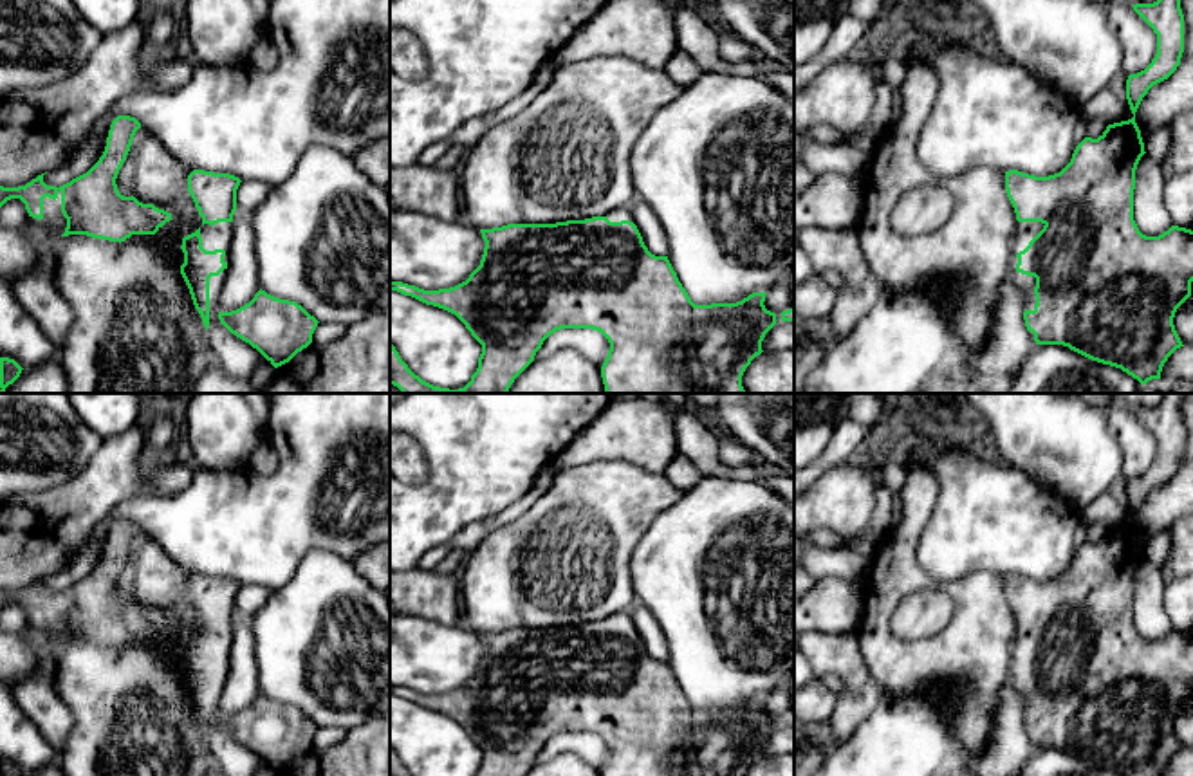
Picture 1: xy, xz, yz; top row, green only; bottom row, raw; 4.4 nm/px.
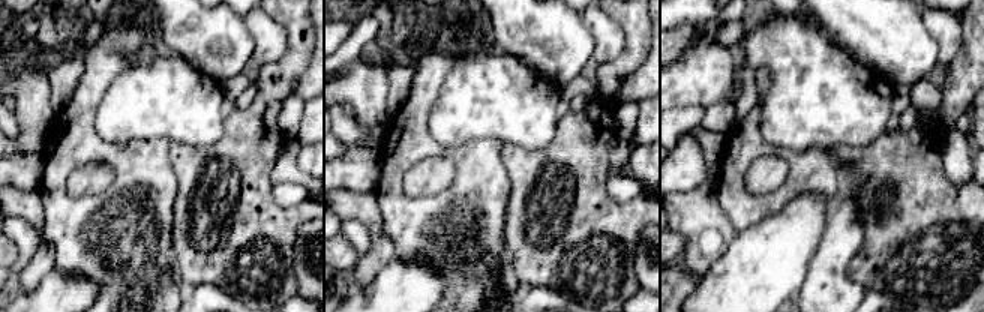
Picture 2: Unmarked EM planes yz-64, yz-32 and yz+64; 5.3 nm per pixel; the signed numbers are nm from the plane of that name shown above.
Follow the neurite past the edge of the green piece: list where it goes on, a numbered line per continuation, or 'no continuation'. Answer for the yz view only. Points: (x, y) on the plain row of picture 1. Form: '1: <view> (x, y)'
1: yz (1026, 636)

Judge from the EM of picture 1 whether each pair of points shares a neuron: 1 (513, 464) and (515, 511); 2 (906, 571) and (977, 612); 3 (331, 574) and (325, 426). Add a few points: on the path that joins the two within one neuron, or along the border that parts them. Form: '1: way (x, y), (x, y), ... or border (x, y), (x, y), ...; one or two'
1: border (544, 470), (518, 498), (497, 513), (477, 520); two
2: way (881, 610), (881, 632), (897, 648), (937, 648); one
3: border (352, 562), (327, 551), (311, 551), (295, 574); two

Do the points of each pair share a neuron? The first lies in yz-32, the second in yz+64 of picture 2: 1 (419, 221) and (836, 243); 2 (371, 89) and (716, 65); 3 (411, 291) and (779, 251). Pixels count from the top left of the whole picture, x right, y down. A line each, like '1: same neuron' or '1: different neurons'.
1: different neurons
2: same neuron
3: same neuron

